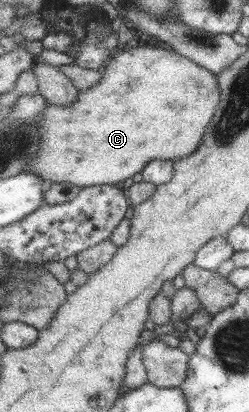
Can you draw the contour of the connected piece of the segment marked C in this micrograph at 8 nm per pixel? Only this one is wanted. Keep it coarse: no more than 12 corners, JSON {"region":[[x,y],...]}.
{"region":[[123,47],[39,114],[23,172],[120,186],[195,153],[221,93],[168,47]]}

